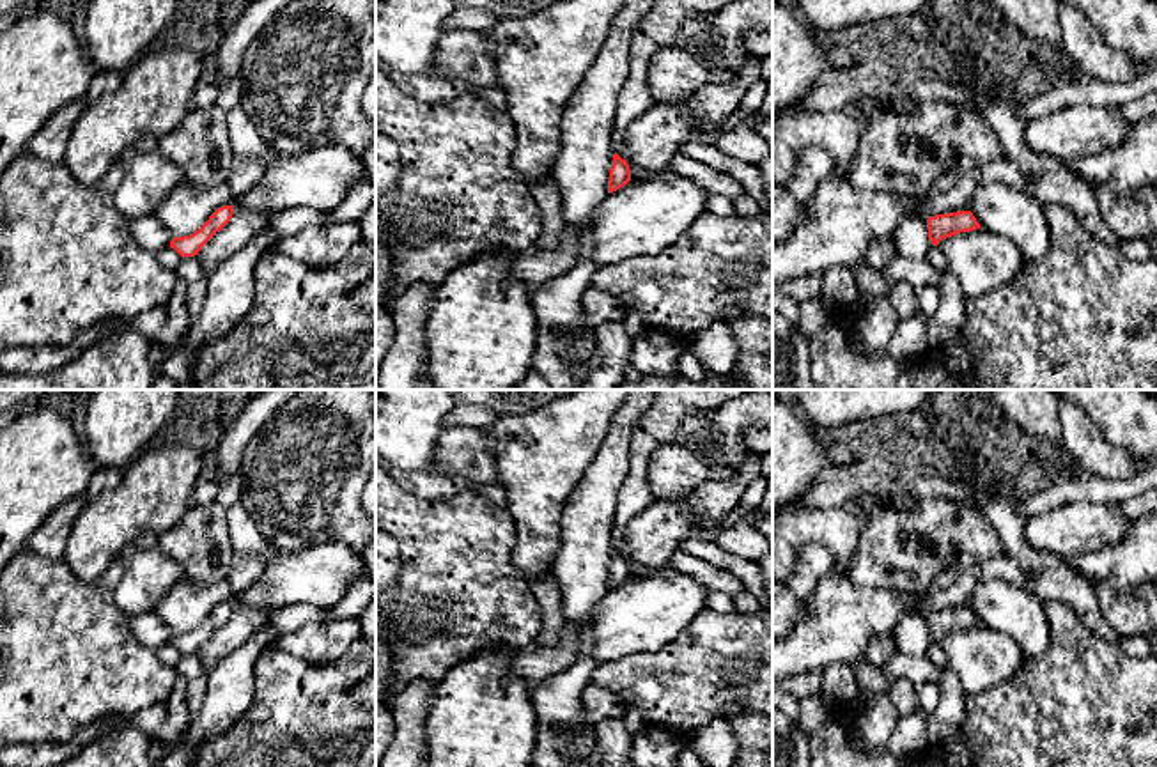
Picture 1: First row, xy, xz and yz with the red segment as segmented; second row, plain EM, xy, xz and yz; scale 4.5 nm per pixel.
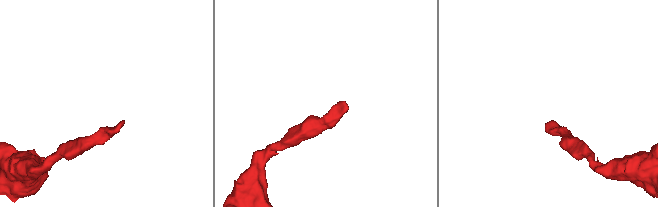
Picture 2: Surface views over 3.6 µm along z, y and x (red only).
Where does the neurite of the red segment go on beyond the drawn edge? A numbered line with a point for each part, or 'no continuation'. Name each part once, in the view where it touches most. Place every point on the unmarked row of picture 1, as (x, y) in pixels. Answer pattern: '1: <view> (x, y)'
no continuation

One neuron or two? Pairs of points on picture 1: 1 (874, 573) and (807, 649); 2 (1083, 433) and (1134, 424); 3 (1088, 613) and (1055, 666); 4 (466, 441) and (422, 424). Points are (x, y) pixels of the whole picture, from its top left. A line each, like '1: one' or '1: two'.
1: two
2: two
3: two
4: two

